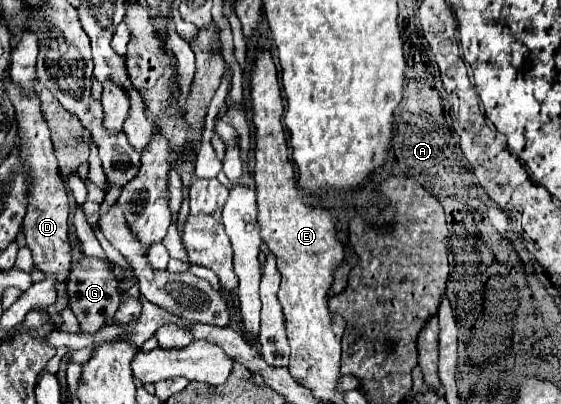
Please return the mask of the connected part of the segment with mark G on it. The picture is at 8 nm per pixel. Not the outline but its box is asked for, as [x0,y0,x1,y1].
[68,257,120,333]

